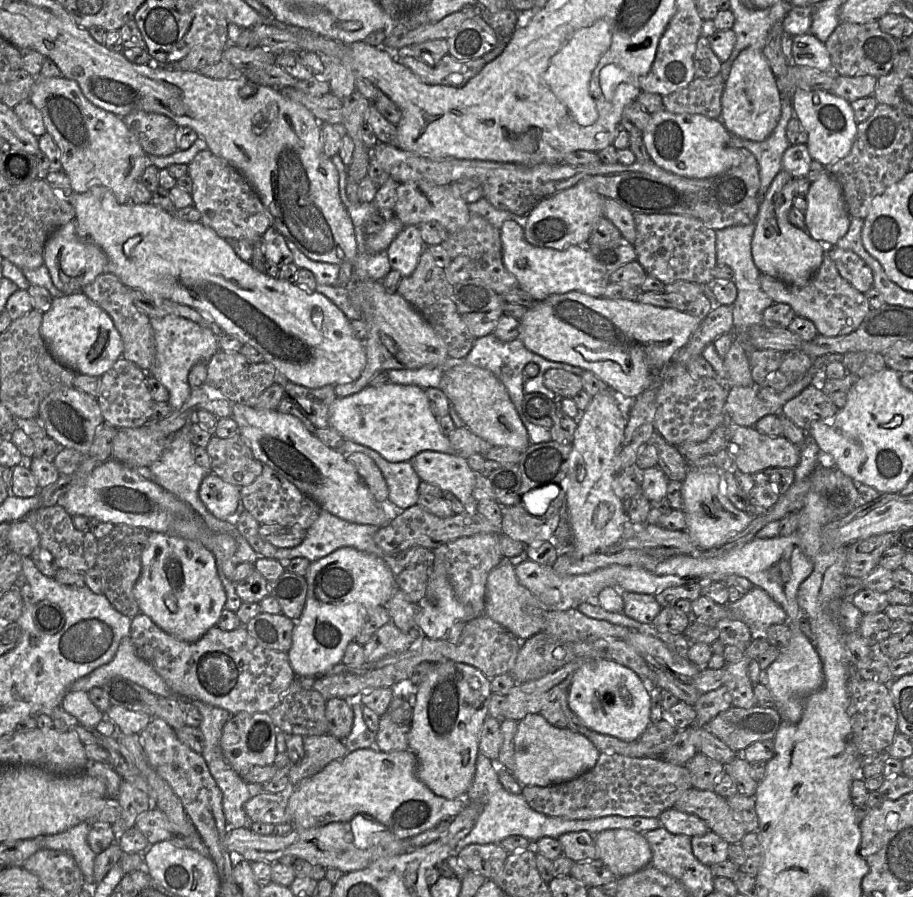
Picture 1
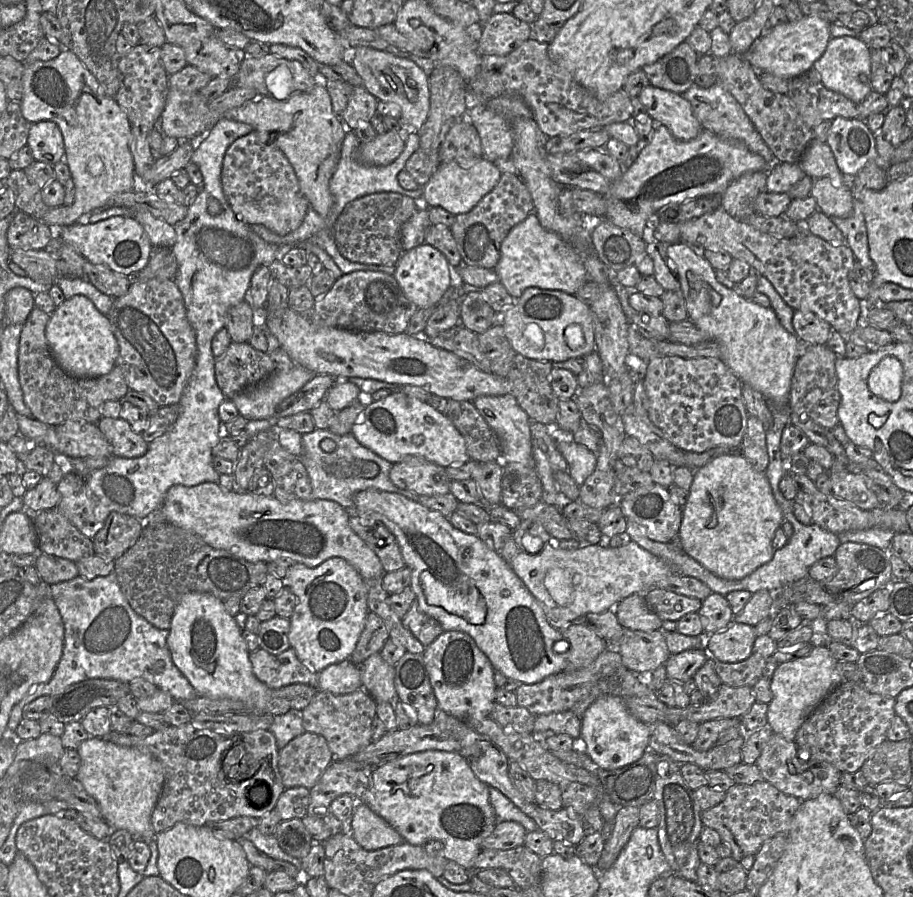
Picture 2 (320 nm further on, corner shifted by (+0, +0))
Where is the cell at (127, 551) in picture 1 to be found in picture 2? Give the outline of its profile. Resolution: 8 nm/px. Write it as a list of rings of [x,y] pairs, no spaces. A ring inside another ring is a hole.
[[[159,519],[141,520],[142,531],[137,541],[120,557],[114,559],[114,572],[122,593],[131,608],[158,629],[169,630],[171,620],[182,597],[191,592],[209,593],[225,601],[242,597],[252,588],[261,586],[268,574],[266,562],[251,562],[234,554],[209,546],[199,535]]]

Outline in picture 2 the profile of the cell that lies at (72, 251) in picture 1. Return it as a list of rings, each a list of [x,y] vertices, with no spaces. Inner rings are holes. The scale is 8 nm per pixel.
[[[113,216],[96,223],[78,222],[55,230],[56,235],[74,246],[89,262],[97,265],[105,265],[114,272],[128,276],[134,276],[148,264],[153,250],[152,243],[143,226],[132,217]]]

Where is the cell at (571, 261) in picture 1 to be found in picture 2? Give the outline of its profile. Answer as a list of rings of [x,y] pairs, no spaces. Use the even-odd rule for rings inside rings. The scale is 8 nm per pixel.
[[[535,213],[530,214],[508,233],[501,244],[500,259],[494,270],[499,282],[515,300],[530,287],[556,290],[575,296],[588,280],[583,259],[576,249],[558,234],[543,228]]]

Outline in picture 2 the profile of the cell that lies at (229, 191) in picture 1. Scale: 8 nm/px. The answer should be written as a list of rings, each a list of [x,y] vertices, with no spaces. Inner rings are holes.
[[[255,131],[238,138],[227,149],[221,172],[223,193],[237,219],[252,226],[261,224],[285,236],[302,224],[309,202],[301,192],[296,173],[276,144],[277,134]]]

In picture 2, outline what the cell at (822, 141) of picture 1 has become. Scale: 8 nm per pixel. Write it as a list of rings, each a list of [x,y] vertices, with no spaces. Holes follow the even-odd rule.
[[[834,118],[826,144],[844,176],[855,176],[877,156],[875,135],[859,118]]]

